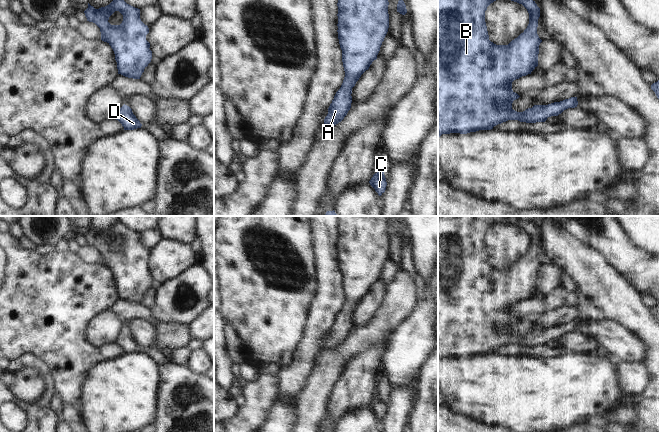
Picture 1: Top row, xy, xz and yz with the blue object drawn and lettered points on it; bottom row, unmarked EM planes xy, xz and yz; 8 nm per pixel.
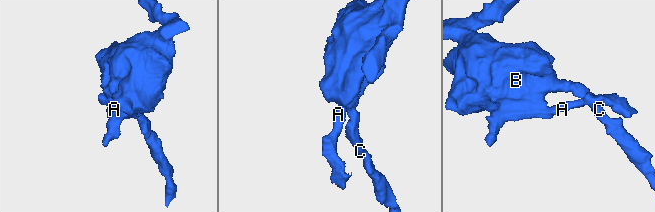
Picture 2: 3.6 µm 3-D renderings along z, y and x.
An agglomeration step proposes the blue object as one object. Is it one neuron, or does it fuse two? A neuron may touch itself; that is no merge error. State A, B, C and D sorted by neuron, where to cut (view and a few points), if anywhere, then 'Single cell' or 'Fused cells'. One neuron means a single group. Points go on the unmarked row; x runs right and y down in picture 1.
Groups: A B C D. No split. Single cell

